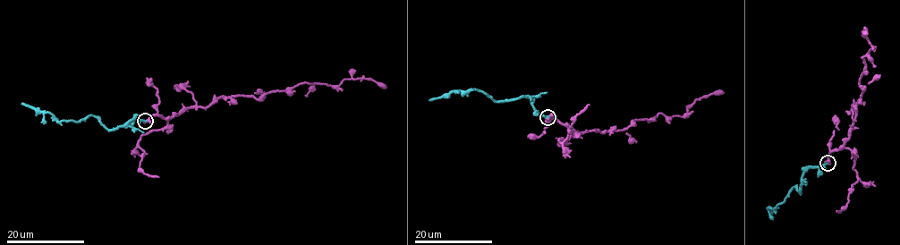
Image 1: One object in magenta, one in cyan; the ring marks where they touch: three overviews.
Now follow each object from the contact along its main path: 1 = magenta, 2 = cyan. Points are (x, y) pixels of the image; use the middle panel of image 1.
1: (547, 117), (577, 132), (616, 131), (660, 114), (683, 117), (697, 99), (724, 93)
2: (547, 117), (539, 114), (527, 95), (493, 100), (486, 93), (469, 89), (451, 90), (429, 100)

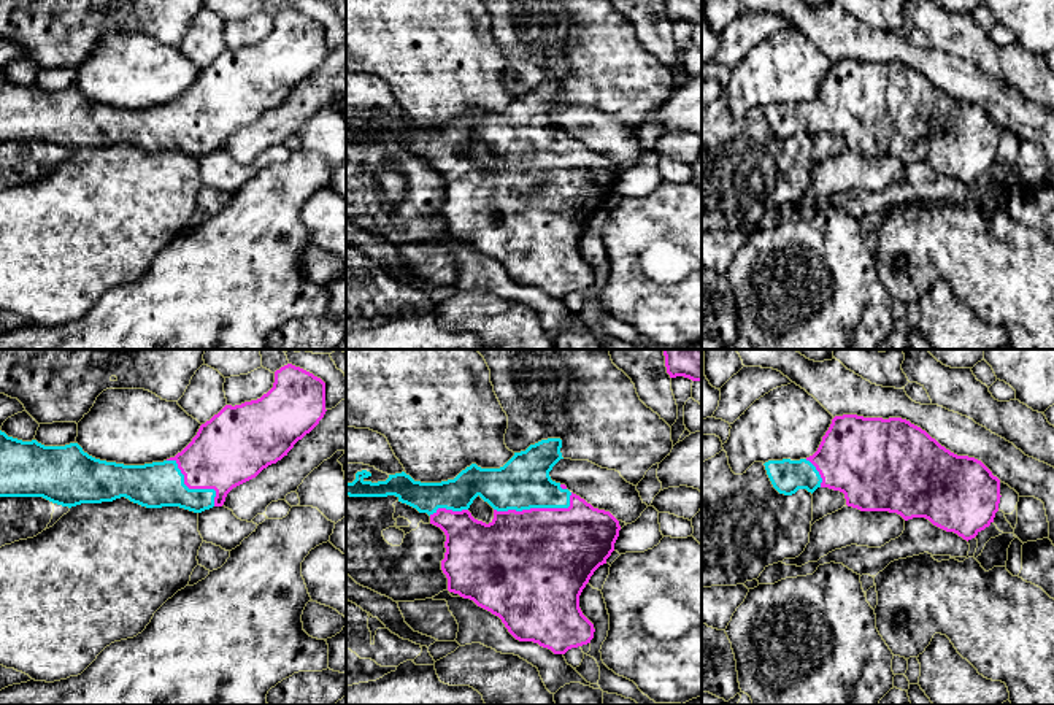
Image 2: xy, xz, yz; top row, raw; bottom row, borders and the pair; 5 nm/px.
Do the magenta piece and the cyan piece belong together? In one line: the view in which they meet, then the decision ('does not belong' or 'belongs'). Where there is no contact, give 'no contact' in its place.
meets magenta in xz; belongs

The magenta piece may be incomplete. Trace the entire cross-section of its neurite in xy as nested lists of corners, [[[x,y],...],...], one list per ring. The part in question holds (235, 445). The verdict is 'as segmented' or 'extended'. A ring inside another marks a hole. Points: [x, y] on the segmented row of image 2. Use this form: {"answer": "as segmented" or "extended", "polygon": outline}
{"answer": "extended", "polygon": [[[287,364],[275,372],[273,387],[257,400],[225,405],[200,426],[192,441],[175,457],[144,465],[95,459],[78,443],[44,446],[0,430],[0,497],[43,497],[62,507],[113,502],[125,497],[146,508],[179,507],[202,513],[222,507],[227,494],[281,460],[325,414],[325,383]]]}

